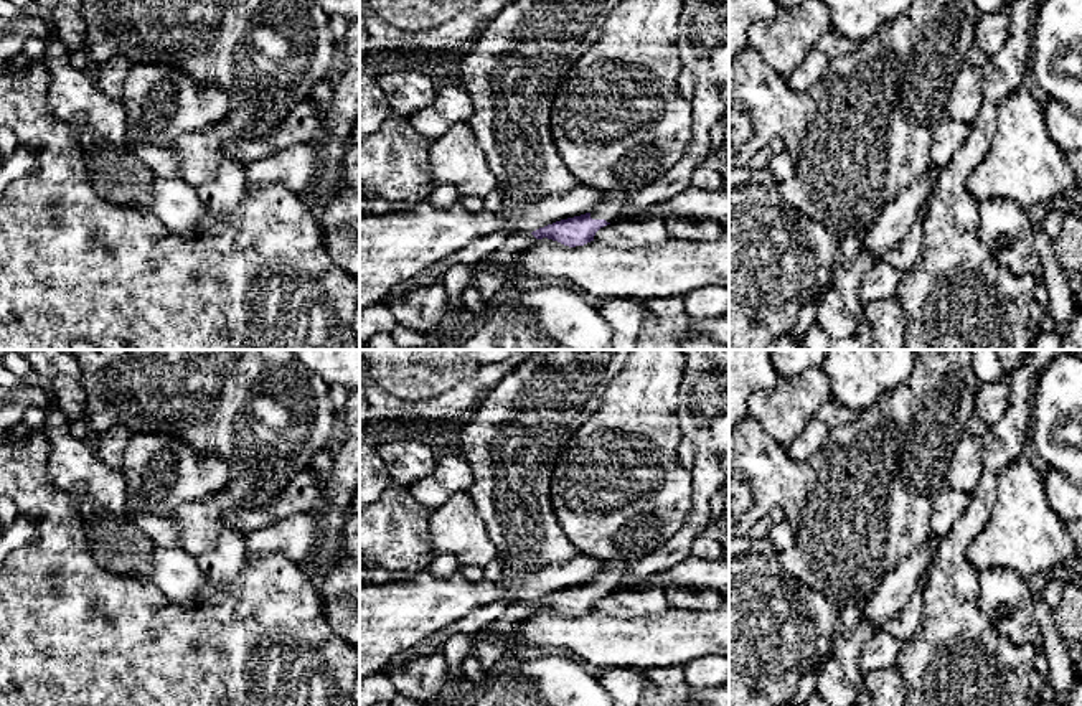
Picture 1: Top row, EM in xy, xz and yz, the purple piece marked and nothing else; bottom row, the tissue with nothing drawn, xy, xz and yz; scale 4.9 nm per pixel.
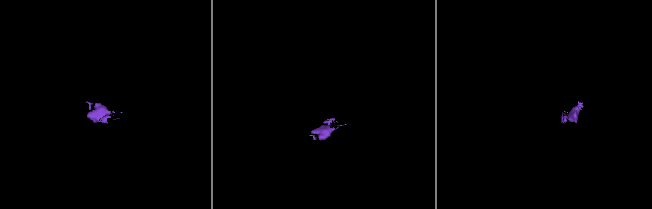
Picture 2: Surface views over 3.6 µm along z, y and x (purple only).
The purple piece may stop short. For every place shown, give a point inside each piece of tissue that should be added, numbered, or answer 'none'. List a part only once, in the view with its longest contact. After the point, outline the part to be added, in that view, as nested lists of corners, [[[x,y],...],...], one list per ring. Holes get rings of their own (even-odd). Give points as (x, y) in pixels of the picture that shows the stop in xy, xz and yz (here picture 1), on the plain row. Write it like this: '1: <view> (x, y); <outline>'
1: xz (703, 396); [[[683,350],[686,366],[678,388],[678,426],[694,445],[693,506],[683,526],[642,559],[610,559],[590,581],[615,592],[628,579],[648,579],[691,556],[693,541],[709,531],[711,497],[729,482],[721,462],[729,454],[729,350]]]
2: xz (490, 644); [[[510,602],[501,617],[485,625],[473,640],[473,655],[482,668],[490,671],[495,663],[506,655],[506,647],[511,643],[511,633],[520,624],[528,620],[536,612],[531,602]]]

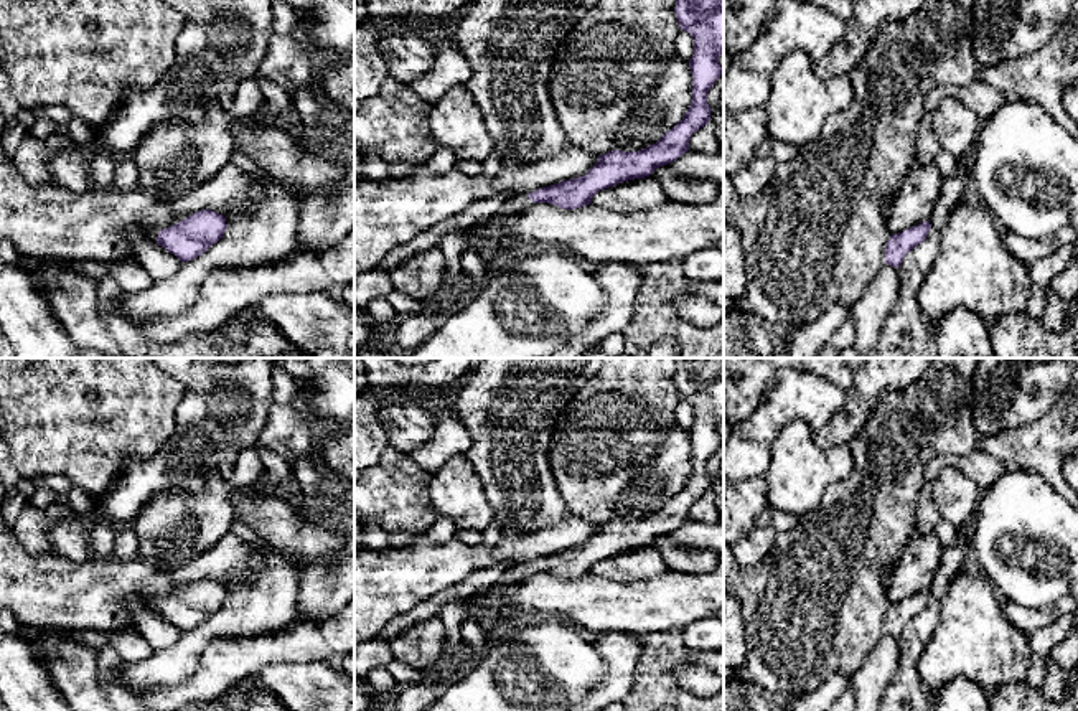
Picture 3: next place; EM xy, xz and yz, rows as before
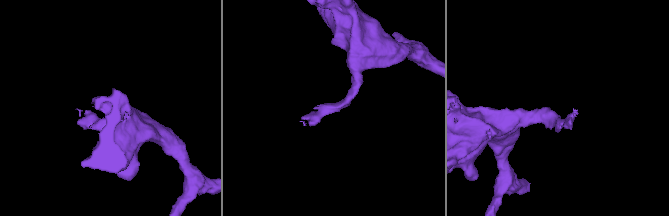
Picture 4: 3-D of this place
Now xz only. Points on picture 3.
1: xz (518, 573); [[[513,564],[509,569],[503,572],[501,581],[493,586],[494,592],[506,592],[508,589],[514,587],[516,584],[529,579],[534,572],[529,569],[527,564]]]

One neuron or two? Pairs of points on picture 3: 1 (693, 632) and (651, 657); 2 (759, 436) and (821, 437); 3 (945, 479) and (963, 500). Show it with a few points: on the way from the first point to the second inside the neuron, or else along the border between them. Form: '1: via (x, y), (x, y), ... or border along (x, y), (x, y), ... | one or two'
1: border along (681, 629), (683, 640), (689, 649), (706, 652) | two
2: border along (843, 406), (815, 433) | two
3: via (950, 484), (958, 495) | one

